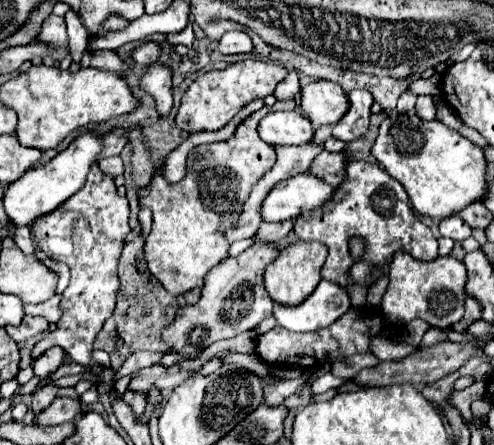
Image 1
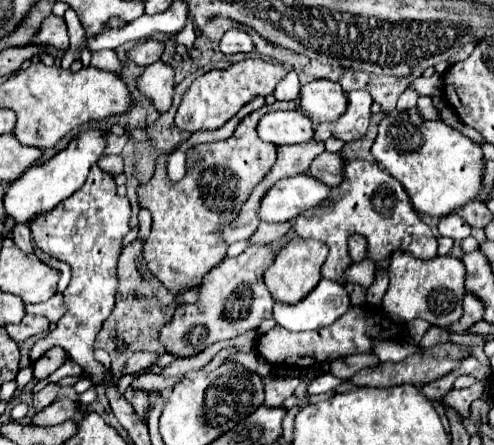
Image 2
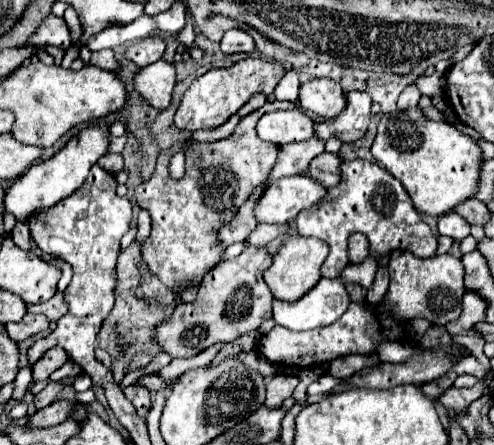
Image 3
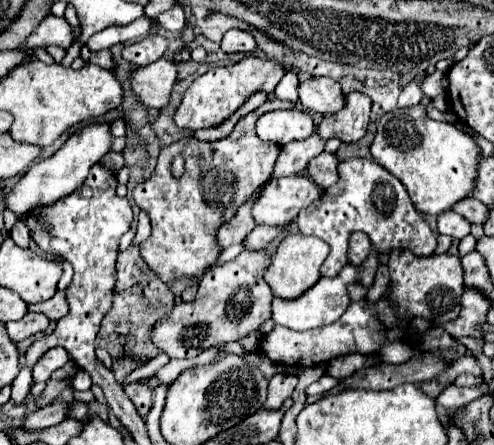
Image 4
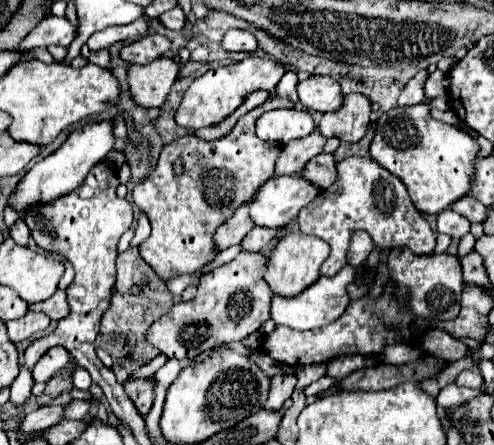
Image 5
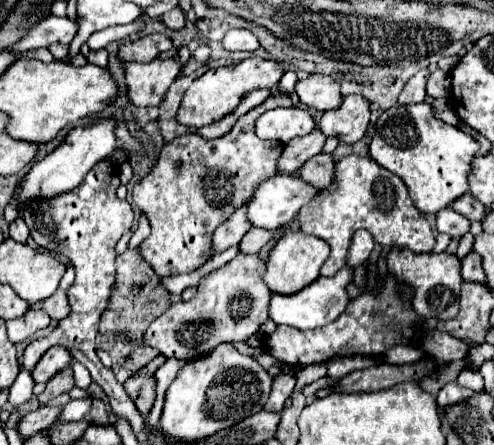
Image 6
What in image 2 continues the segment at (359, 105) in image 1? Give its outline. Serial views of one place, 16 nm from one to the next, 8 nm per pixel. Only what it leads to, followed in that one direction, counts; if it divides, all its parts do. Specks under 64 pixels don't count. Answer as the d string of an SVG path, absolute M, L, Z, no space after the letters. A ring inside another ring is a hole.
M360 90L350 92L348 108L344 110L344 114L332 124L316 126L316 134L314 134L316 140L328 140L332 136L348 143L362 138L368 130L370 106L372 106L372 98L368 96L368 92L360 92Z

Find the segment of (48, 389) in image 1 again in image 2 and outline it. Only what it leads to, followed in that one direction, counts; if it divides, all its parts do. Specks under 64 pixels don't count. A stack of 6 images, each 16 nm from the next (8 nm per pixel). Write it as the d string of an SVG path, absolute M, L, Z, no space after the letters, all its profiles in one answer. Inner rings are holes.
M50 382L44 390L40 390L38 394L34 394L34 400L32 400L34 408L36 408L36 410L42 410L42 408L50 406L50 404L58 398L58 392L60 392L60 390L62 390L62 386L60 386L60 384Z

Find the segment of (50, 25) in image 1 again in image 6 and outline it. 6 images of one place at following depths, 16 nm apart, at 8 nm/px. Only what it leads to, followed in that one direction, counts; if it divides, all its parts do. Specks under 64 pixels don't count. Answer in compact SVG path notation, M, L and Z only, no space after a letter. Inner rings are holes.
M48 14L34 28L30 28L30 32L24 38L20 38L10 48L10 52L18 54L18 56L26 56L28 52L32 52L40 46L50 46L54 42L68 44L76 36L76 32L78 32L76 22L72 22L70 18L58 18L58 16Z

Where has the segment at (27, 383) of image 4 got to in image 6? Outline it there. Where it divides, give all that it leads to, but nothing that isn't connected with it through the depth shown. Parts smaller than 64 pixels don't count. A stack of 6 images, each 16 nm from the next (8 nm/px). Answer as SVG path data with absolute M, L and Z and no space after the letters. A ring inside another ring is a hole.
M20 370L18 378L14 380L14 384L10 386L10 394L8 394L8 402L18 408L22 406L24 402L28 402L34 394L32 394L32 388L34 388L34 380L30 376L28 370Z

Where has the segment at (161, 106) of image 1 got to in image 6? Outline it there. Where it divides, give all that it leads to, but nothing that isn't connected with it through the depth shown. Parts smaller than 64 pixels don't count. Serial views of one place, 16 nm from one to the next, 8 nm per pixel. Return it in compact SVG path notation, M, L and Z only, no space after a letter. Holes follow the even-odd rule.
M152 60L146 64L124 62L122 68L126 74L126 94L134 106L158 106L164 100L174 78L180 74L180 62L176 62L176 60Z

